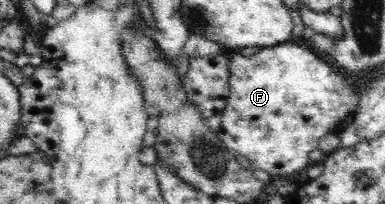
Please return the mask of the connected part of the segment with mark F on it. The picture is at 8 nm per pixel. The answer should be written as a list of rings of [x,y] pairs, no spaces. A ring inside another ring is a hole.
[[[292,41],[261,48],[251,56],[229,53],[230,96],[227,107],[219,115],[208,120],[214,135],[221,144],[235,155],[245,157],[255,170],[265,171],[271,178],[287,177],[302,173],[312,164],[309,152],[318,149],[319,141],[327,134],[337,134],[348,116],[353,116],[359,107],[360,96],[355,88],[336,73],[331,64],[311,49]]]

